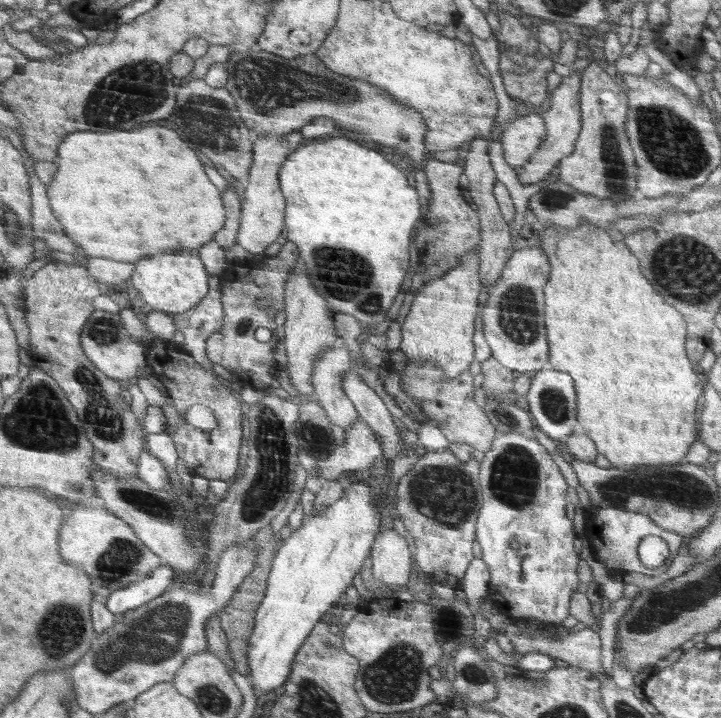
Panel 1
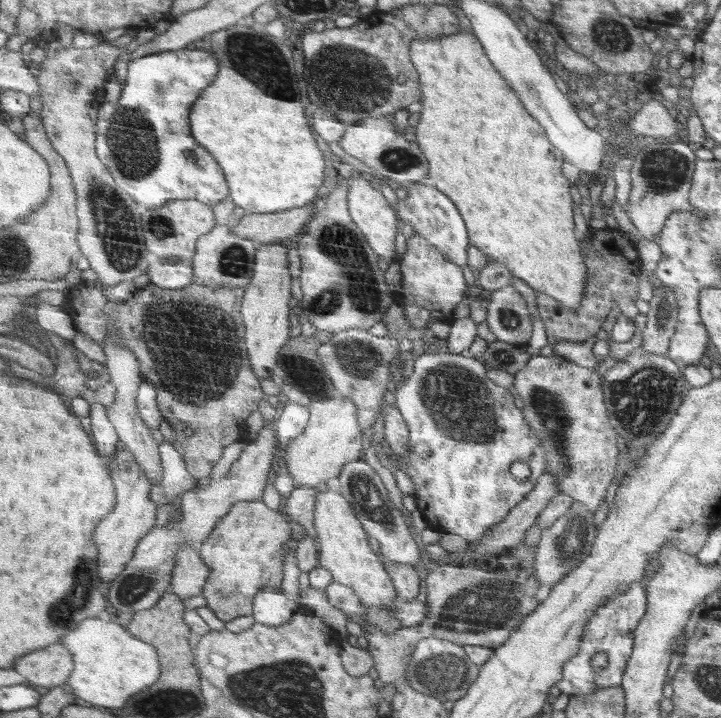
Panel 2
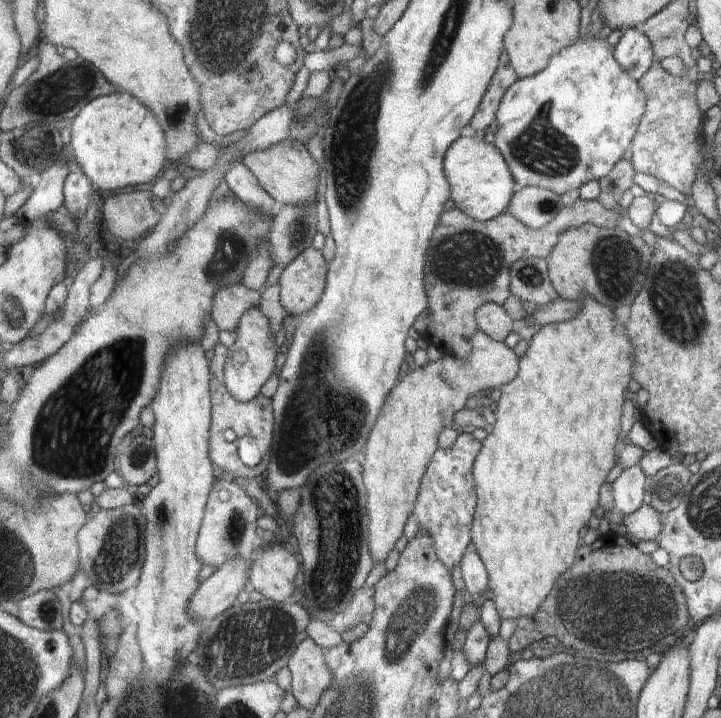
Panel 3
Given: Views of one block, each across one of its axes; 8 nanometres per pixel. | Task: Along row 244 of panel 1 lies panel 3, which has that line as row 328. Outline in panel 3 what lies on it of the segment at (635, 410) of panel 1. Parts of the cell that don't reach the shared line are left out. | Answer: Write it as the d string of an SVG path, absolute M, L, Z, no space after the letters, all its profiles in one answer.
M586 295L586 296L585 296L585 297L584 297L584 298L583 298L583 300L582 300L582 301L580 301L580 302L581 302L581 306L582 306L582 308L581 308L581 309L580 309L580 310L579 310L579 311L578 311L578 312L577 312L577 315L576 315L576 316L575 316L575 318L574 318L574 320L573 320L573 319L570 319L570 320L569 320L569 321L566 321L566 322L564 322L564 323L557 323L557 324L550 324L550 325L546 325L546 326L544 326L544 327L541 327L541 328L538 328L538 329L536 329L536 330L535 330L535 332L534 332L534 334L533 334L533 337L532 337L532 338L531 338L531 339L530 339L530 340L529 340L529 345L528 345L528 349L527 349L527 352L526 352L526 354L524 354L524 356L523 356L523 357L522 357L522 358L521 358L521 370L520 370L520 371L518 371L518 372L517 372L517 378L516 378L516 379L514 379L514 380L511 380L511 381L510 381L510 382L509 382L509 383L506 383L506 384L505 384L505 385L504 385L504 386L501 386L501 387L499 387L499 389L500 389L500 392L501 392L501 395L500 395L500 400L499 400L499 403L498 403L498 404L497 404L497 409L496 409L496 410L495 410L495 422L494 422L494 423L493 423L493 428L492 428L492 429L491 429L491 430L490 430L490 431L488 431L488 436L487 436L487 438L486 438L486 439L485 439L485 440L484 440L484 441L482 441L482 442L481 442L481 449L480 449L480 452L479 452L479 453L478 453L478 456L477 456L477 457L476 457L476 458L475 458L475 461L474 461L474 462L473 462L473 479L474 479L474 482L475 482L475 491L476 491L476 494L477 494L477 505L476 505L476 506L475 506L475 512L476 512L476 515L474 515L474 518L473 518L473 526L472 526L472 542L473 542L473 543L474 543L474 546L475 546L475 549L476 549L476 550L477 550L477 551L478 551L478 554L479 554L479 555L480 555L480 558L481 558L481 559L482 559L482 562L483 562L483 563L484 563L484 566L485 566L485 569L486 569L486 570L487 570L487 575L488 575L488 578L489 578L489 592L490 592L490 598L492 598L492 600L493 600L493 601L494 601L494 604L495 604L495 607L496 607L496 610L497 610L497 612L498 612L498 614L499 614L499 616L500 616L500 618L501 618L501 619L504 619L504 618L510 618L510 619L513 619L513 620L517 620L517 619L518 619L518 618L522 618L522 617L524 617L524 618L526 618L526 617L531 617L531 616L532 616L532 615L534 615L534 614L535 614L535 613L536 613L536 612L537 612L537 611L538 611L538 610L539 610L539 607L540 607L540 604L542 604L542 602L543 602L543 601L544 601L544 599L545 599L545 598L546 598L546 596L548 596L548 594L549 594L549 592L550 592L550 590L552 590L552 586L553 586L553 584L554 584L554 582L556 582L556 579L557 579L557 578L558 578L558 577L559 577L559 576L560 576L560 575L561 575L561 574L562 574L562 573L563 573L563 572L566 572L566 570L568 570L568 568L570 568L570 567L571 567L571 566L572 566L572 564L573 564L573 562L574 562L574 558L576 558L576 550L578 550L578 544L580 544L580 530L582 530L582 528L584 528L584 524L586 524L586 522L588 522L588 520L590 520L590 518L592 518L592 514L594 514L594 510L596 510L596 508L598 508L598 490L601 490L601 488L602 488L602 486L604 486L604 484L605 484L605 482L604 482L604 480L606 480L606 476L608 476L608 472L610 472L610 470L612 470L612 468L614 468L614 464L616 464L616 454L614 454L614 452L616 452L616 442L618 442L618 440L616 440L616 438L618 438L618 434L620 434L620 416L622 416L622 404L624 404L624 392L626 392L626 388L628 388L628 382L630 382L630 380L632 380L632 378L630 378L630 372L633 372L633 362L634 362L634 361L635 361L635 346L634 346L634 345L633 345L633 344L632 344L632 343L631 343L631 340L630 340L630 339L629 339L629 336L628 336L628 335L627 335L627 332L626 332L626 330L624 330L624 332L618 332L618 324L623 324L623 327L625 327L625 326L624 326L624 323L623 323L623 322L622 322L622 321L621 321L621 320L620 320L620 319L619 319L619 318L618 318L618 317L617 317L617 316L616 316L616 315L615 315L615 314L614 314L614 310L612 310L612 309L611 309L611 308L610 308L610 307L607 307L607 306L606 306L606 305L603 305L603 304L600 304L600 302L598 302L598 301L597 301L597 300L596 300L596 299L595 299L595 298L594 298L594 297L593 297L593 296L588 296L588 295Z

